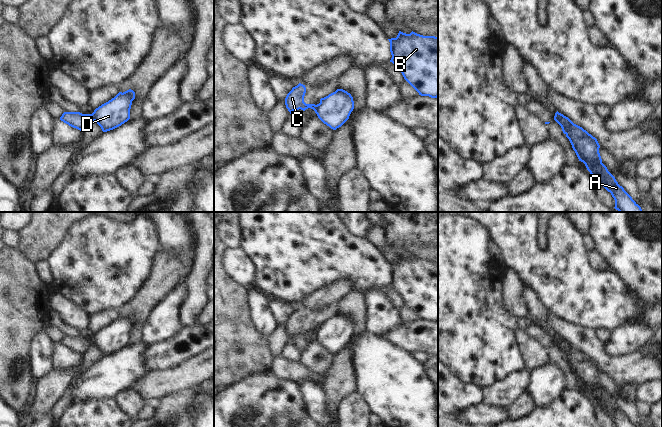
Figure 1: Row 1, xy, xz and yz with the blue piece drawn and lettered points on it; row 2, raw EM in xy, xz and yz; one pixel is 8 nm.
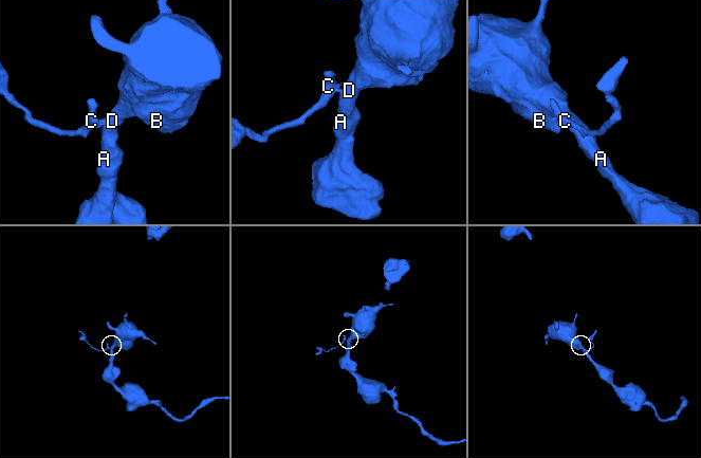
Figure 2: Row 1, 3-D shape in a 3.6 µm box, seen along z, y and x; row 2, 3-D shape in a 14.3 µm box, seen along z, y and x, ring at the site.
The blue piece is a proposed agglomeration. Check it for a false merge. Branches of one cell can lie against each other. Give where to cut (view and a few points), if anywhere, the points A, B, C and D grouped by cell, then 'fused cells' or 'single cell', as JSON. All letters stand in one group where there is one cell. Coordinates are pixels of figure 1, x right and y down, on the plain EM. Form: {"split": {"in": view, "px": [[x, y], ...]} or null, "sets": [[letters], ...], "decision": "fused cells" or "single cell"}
{"split": {"in": "xy", "px": [[90, 338], [91, 344]]}, "sets": [["A", "B", "D"], ["C"]], "decision": "fused cells"}

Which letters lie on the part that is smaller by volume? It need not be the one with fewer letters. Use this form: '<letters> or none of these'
C

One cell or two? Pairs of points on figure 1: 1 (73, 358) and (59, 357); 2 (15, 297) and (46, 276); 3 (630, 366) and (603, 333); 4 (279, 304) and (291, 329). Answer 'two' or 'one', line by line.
1: one
2: two
3: two
4: two

